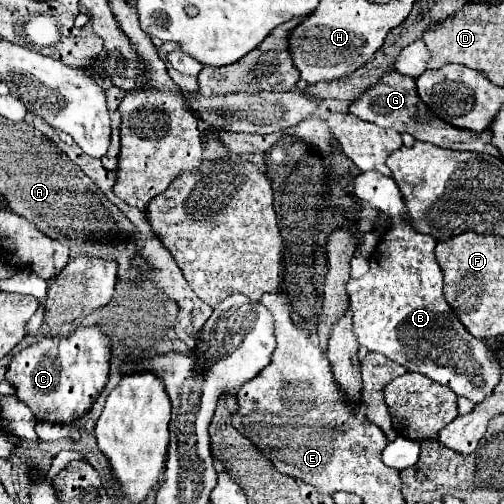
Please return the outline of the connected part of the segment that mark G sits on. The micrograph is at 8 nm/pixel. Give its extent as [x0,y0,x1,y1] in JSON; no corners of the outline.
[349,71,497,157]

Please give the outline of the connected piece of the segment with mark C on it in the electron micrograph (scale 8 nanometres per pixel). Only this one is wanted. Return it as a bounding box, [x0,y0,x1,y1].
[5,327,111,425]

